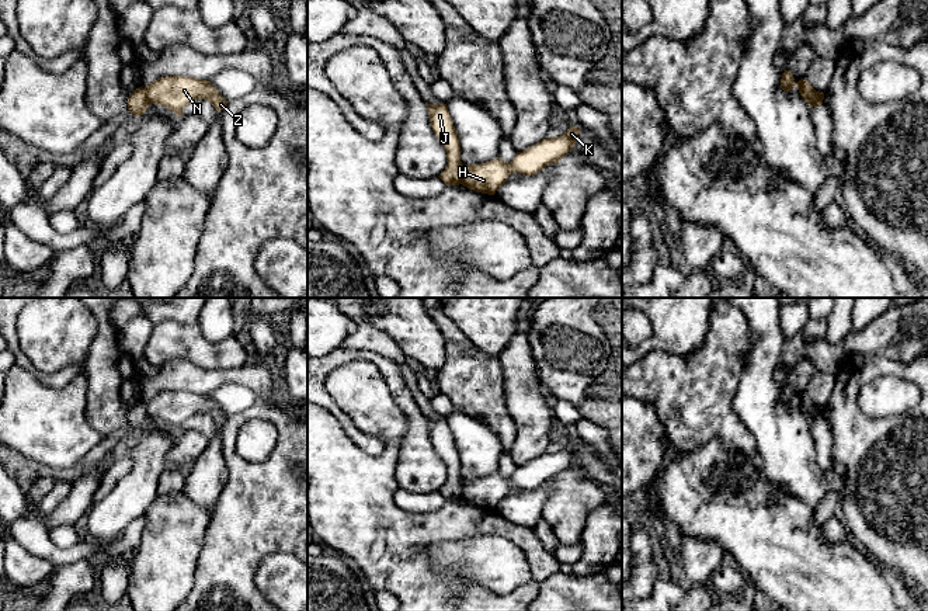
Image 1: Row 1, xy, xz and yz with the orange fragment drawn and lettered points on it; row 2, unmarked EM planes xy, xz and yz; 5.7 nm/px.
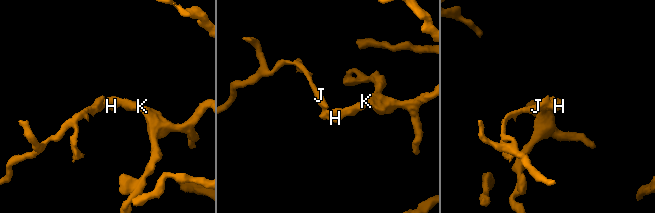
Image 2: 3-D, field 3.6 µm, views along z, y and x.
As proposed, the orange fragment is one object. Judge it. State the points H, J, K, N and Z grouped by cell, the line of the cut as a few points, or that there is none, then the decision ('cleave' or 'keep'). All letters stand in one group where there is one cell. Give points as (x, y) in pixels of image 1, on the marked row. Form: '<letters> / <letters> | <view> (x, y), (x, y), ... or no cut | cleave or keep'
H K N Z / J | xz (464, 166), (459, 183) | cleave

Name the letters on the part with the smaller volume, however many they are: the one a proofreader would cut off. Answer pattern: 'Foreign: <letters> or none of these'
Foreign: J

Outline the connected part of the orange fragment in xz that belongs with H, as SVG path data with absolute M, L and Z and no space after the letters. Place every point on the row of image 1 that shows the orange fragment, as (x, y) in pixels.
M570 126L560 136L546 138L522 152L517 152L510 163L497 157L487 163L463 166L460 184L476 192L494 195L511 173L533 176L548 164L559 163L574 147L578 135L580 128Z

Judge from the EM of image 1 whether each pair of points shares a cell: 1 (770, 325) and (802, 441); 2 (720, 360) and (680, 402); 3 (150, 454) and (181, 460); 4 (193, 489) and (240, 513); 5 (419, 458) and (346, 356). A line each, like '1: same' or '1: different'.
1: same
2: same
3: different
4: different
5: same

